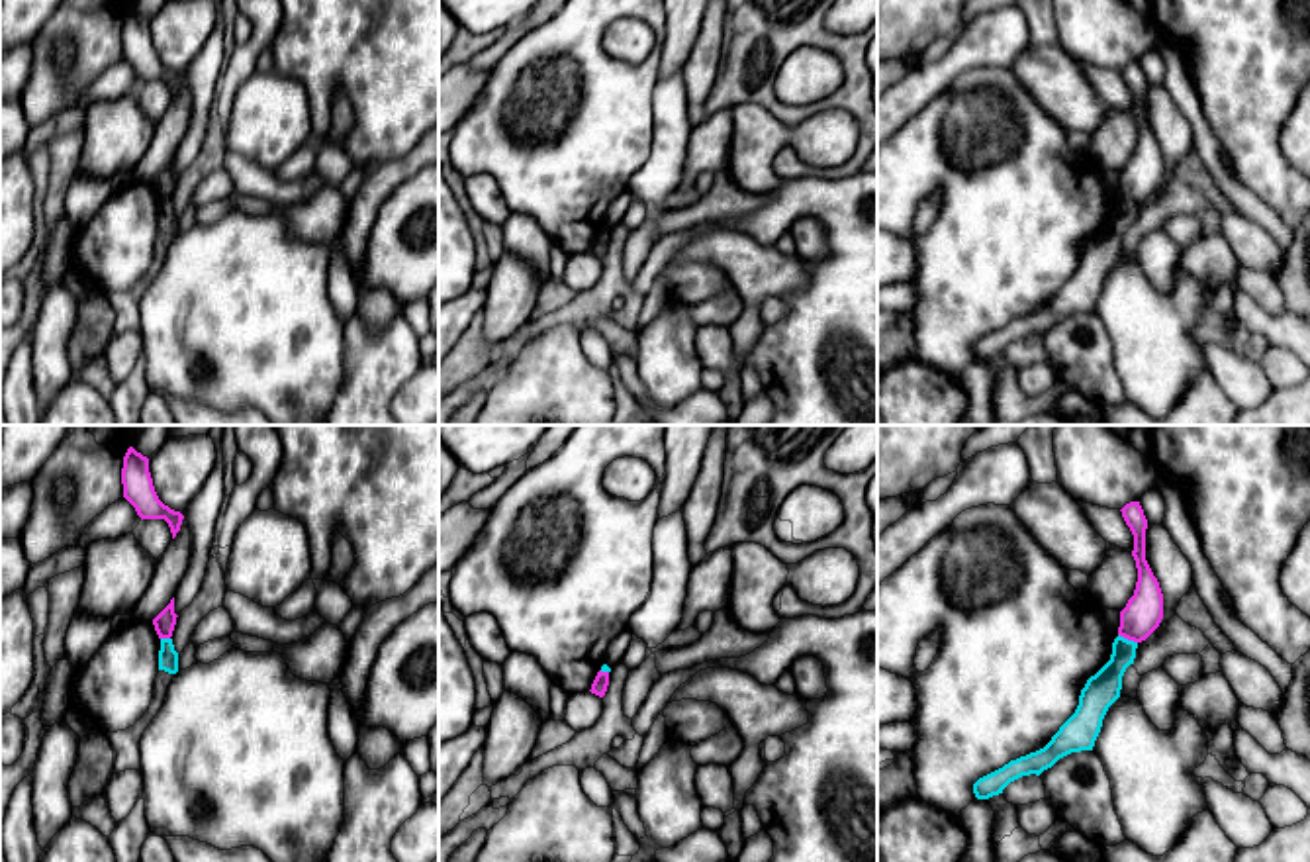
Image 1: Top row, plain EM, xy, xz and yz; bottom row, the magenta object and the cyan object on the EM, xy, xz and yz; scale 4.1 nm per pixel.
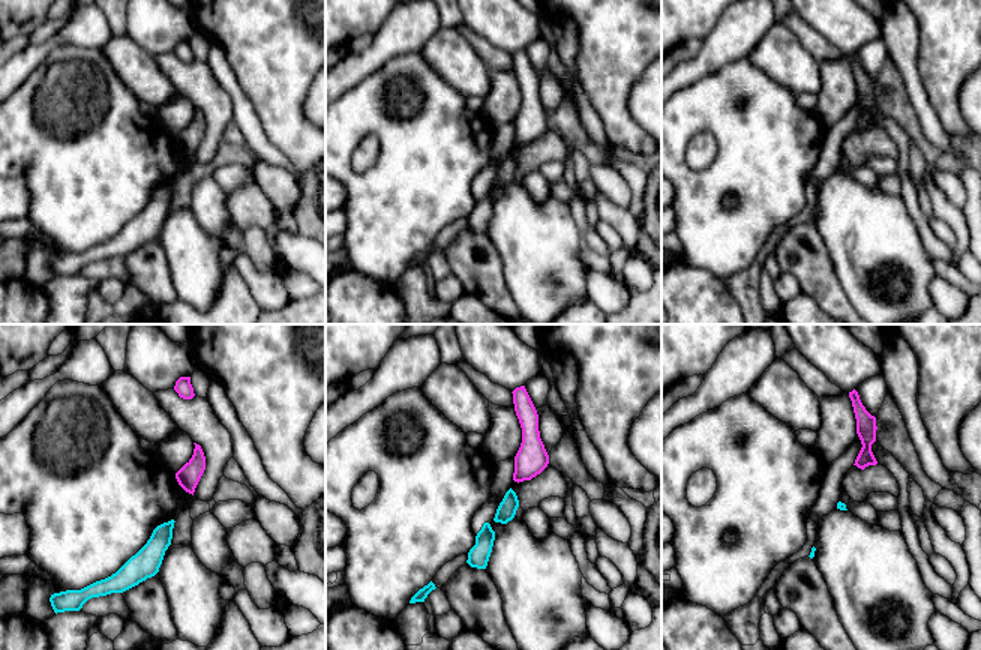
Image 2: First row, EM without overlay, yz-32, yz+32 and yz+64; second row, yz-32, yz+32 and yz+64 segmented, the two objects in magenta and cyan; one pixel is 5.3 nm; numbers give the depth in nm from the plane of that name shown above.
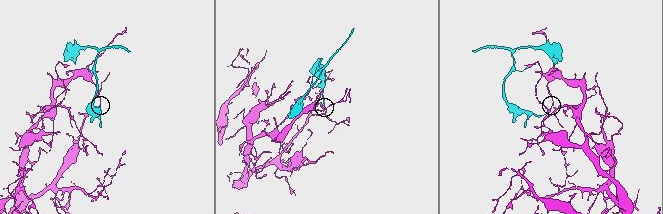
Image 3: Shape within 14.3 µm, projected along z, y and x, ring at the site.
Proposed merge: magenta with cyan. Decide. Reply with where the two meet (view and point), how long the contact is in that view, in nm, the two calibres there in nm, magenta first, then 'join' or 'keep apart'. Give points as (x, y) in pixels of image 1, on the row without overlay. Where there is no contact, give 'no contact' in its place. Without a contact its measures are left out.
contact yz (1128, 200); length 90 nm; calibres 160 and 140 nm; keep apart

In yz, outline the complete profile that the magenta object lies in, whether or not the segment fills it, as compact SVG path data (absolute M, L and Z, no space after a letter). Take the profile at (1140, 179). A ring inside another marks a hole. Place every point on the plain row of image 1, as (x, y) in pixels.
M1130 63L1120 72L1134 96L1132 118L1138 129L1138 143L1134 157L1120 172L1118 196L1128 202L1142 204L1159 188L1163 180L1163 155L1157 139L1153 137L1146 121L1147 80L1140 63Z

